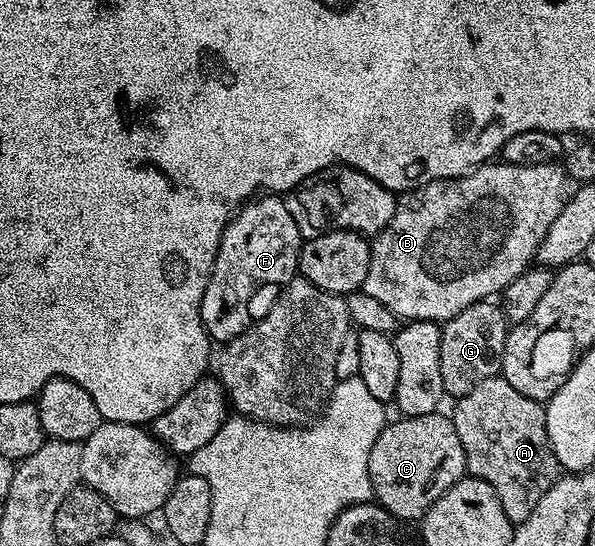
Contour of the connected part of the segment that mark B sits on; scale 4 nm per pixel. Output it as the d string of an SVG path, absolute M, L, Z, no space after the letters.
M493 160L470 170L462 178L444 178L423 184L400 195L395 216L372 239L371 264L363 293L387 304L401 320L418 322L450 322L463 308L500 295L501 291L536 259L539 244L555 216L565 207L567 175L557 162L534 162L531 166Z

